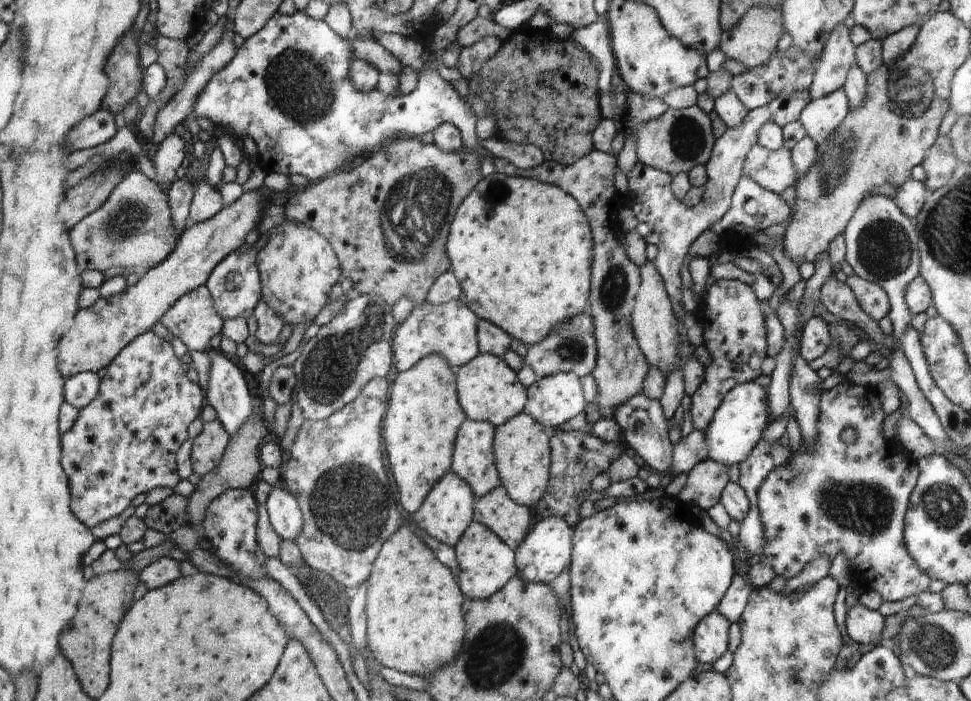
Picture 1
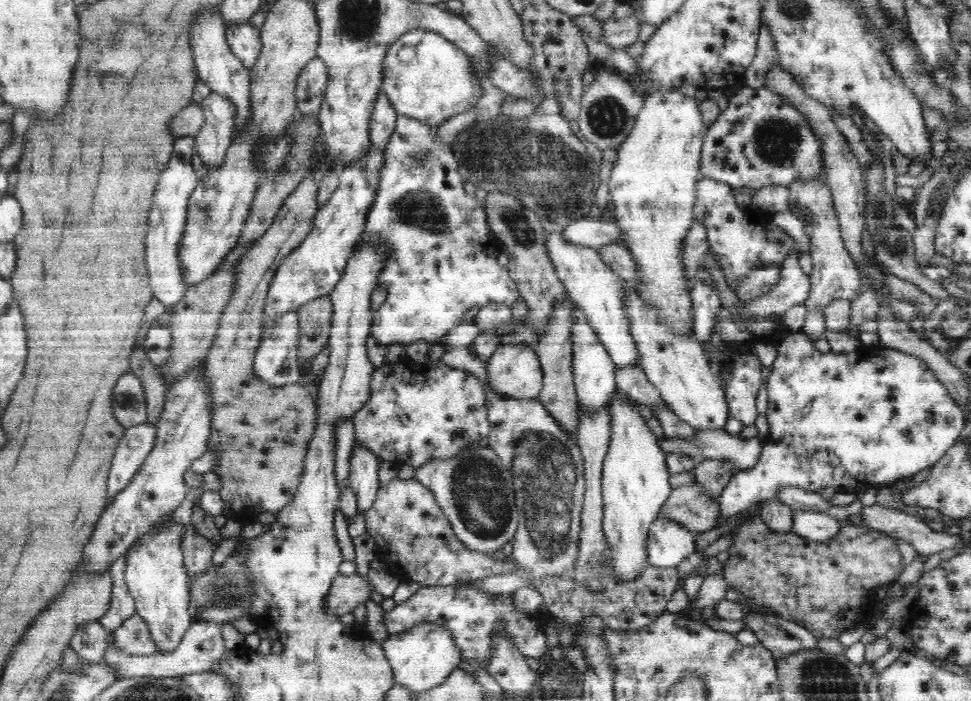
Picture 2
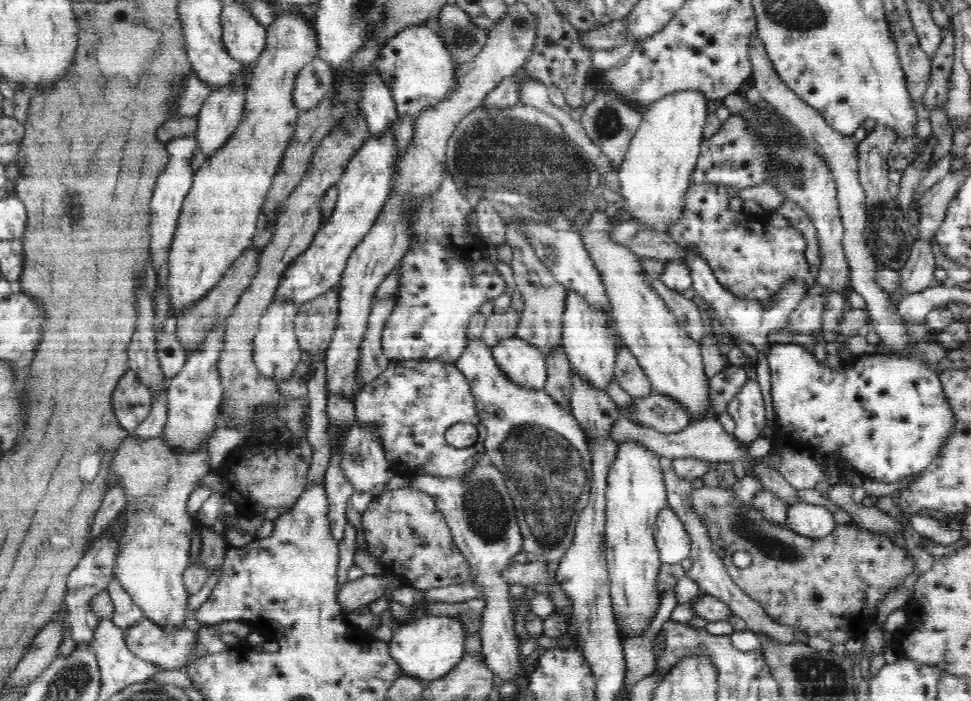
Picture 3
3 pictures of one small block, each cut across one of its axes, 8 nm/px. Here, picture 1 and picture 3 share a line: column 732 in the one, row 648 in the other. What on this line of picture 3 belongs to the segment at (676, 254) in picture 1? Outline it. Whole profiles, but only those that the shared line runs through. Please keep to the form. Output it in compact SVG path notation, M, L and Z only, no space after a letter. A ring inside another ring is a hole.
M144 619L127 626L123 633L127 647L136 655L136 658L162 667L162 670L183 670L192 660L198 658L198 649L196 649L198 632L184 629L184 627L163 628Z

